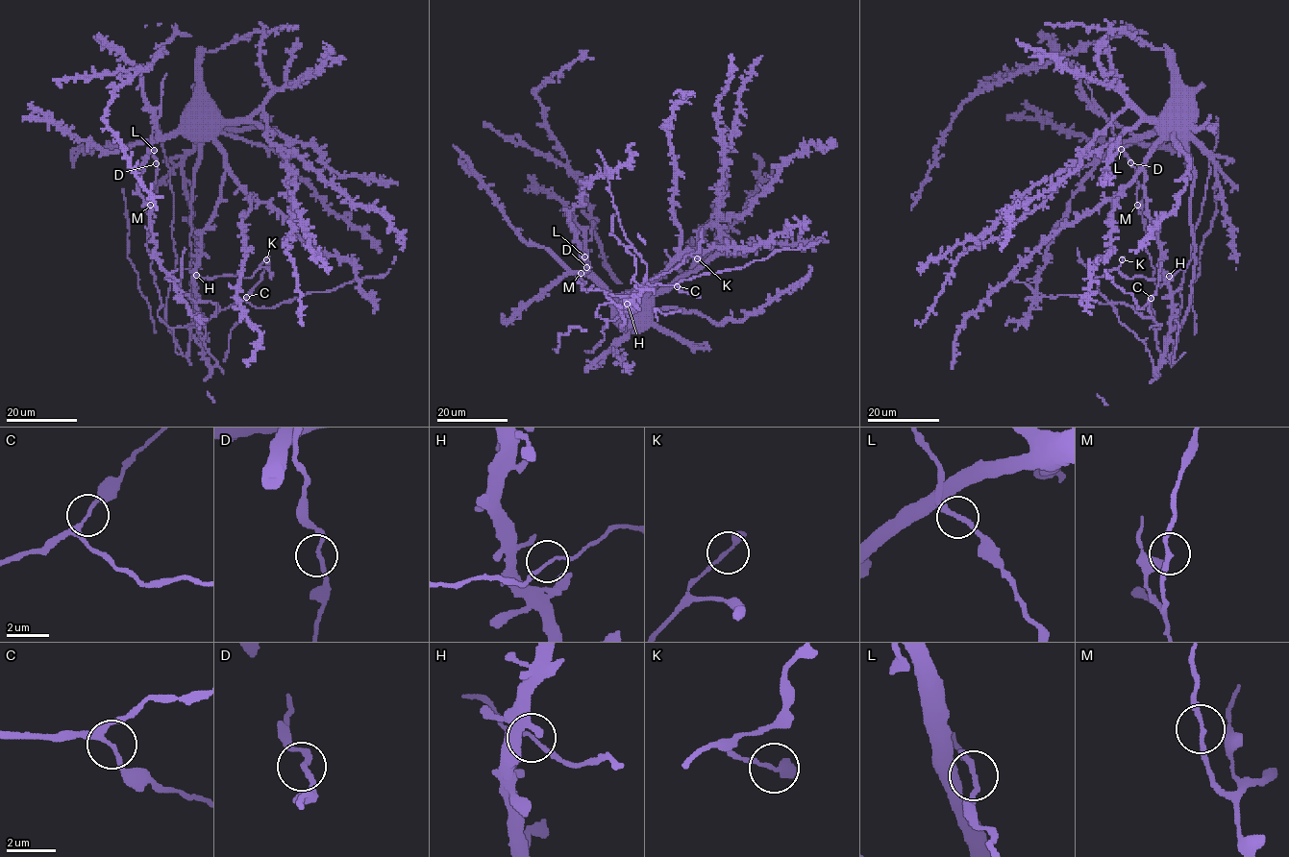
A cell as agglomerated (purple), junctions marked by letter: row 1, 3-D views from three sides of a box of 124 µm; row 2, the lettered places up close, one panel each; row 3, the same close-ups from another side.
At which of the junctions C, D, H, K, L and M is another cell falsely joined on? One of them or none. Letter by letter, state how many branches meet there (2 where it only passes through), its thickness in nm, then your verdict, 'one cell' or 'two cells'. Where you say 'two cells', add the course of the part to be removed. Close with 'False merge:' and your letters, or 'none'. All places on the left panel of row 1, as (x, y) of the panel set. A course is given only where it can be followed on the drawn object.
C: 2 branches meet; 160 nm thick; one cell
D: 2 branches meet; 180 nm thick; one cell
H: 2 branches meet; 130 nm thick; one cell
K: 2 branches meet; 220 nm thick; one cell
L: 2 branches meet; 200 nm thick; one cell
M: 2 branches meet; 170 nm thick; one cell
False merge: none

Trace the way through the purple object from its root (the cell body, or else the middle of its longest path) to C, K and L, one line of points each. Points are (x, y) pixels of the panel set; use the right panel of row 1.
C: (1182, 94), (1157, 129), (1118, 145), (1138, 183), (1145, 250), (1154, 269), (1156, 330), (1151, 298)
K: (1182, 94), (1195, 110), (1187, 136), (1195, 265), (1169, 357), (1186, 270), (1127, 278), (1122, 260)
L: (1182, 94), (1181, 91), (1167, 108), (1162, 123), (1157, 129), (1119, 144), (1121, 149)

